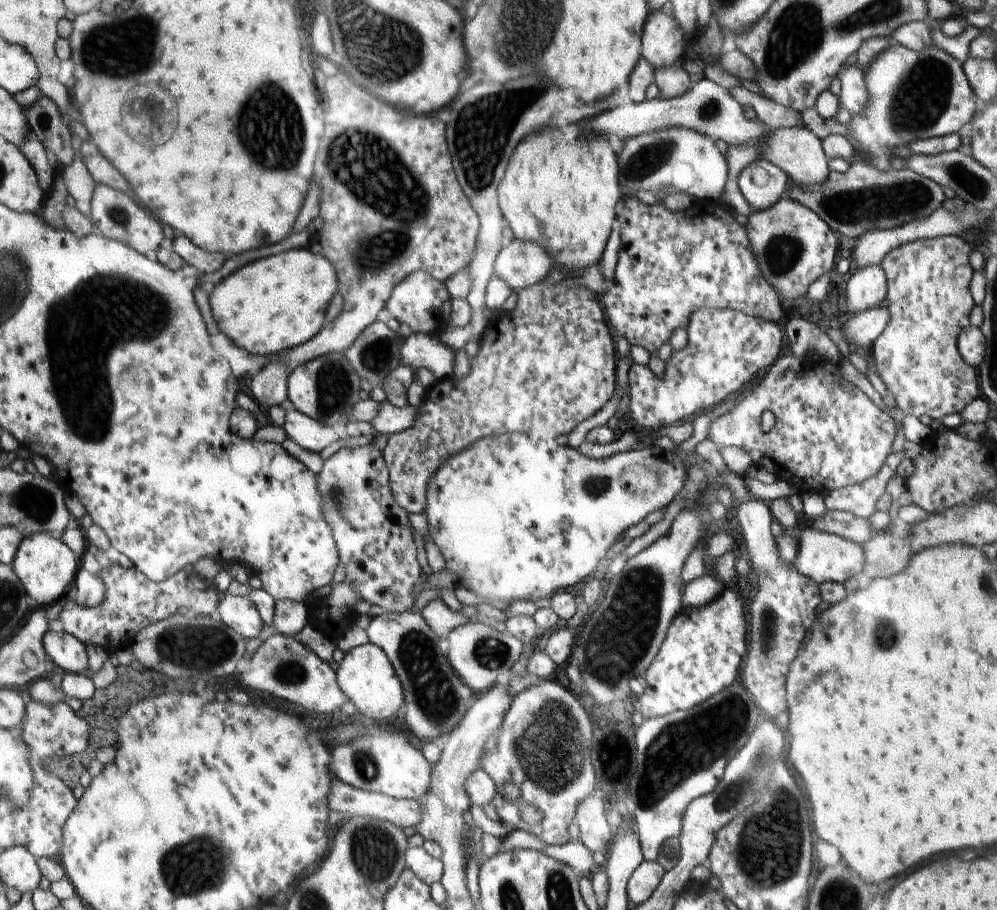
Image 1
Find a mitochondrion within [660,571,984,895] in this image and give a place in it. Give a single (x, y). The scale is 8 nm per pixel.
(769, 847)

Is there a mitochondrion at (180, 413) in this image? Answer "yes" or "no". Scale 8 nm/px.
yes

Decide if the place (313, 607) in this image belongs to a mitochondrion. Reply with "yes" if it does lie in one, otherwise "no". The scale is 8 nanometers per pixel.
no

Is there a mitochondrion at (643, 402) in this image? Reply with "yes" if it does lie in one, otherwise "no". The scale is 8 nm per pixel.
no

